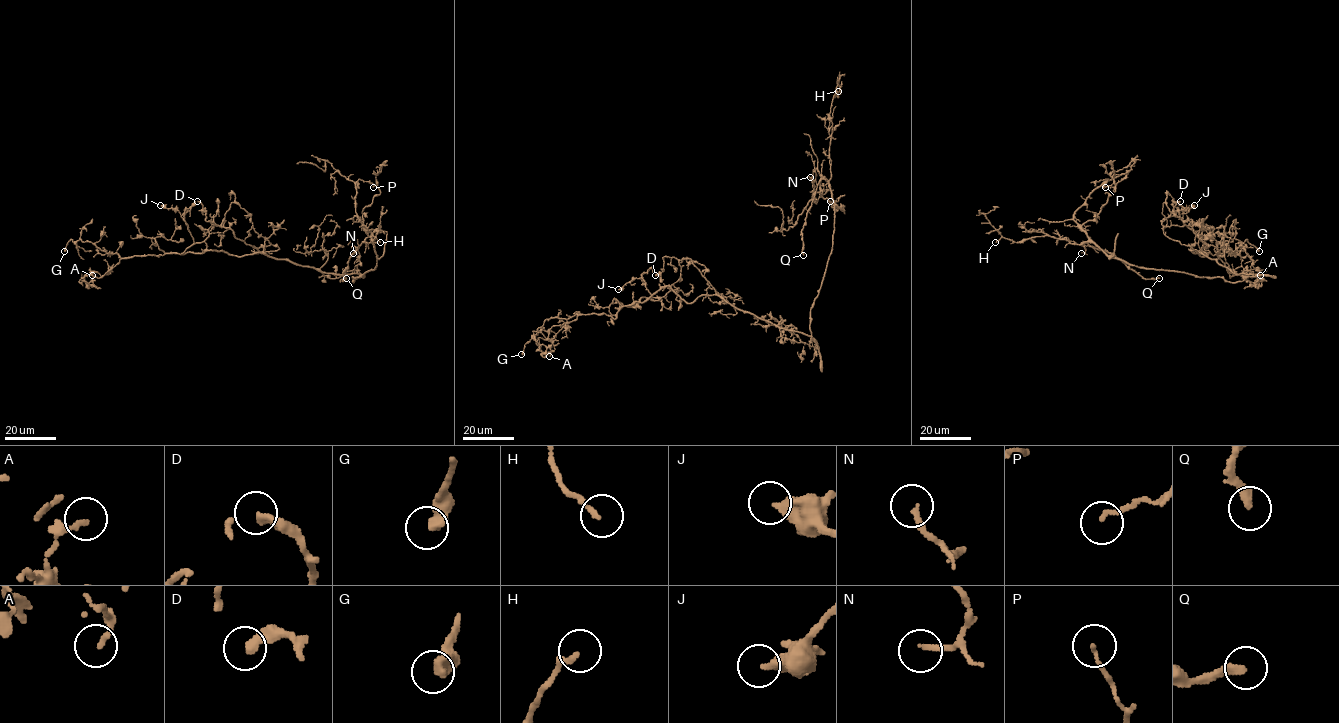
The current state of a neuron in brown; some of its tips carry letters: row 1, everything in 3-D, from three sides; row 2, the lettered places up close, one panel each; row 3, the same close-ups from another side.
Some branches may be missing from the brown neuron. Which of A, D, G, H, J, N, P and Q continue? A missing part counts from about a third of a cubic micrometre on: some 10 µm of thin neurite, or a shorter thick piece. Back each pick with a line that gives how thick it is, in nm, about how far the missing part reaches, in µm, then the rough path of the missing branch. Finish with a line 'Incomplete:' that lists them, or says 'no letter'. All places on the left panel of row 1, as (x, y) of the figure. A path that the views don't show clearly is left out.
N: calibre 190 nm; missing 2 µm
Q: calibre 280 nm; missing 50 µm
Incomplete: N, Q

